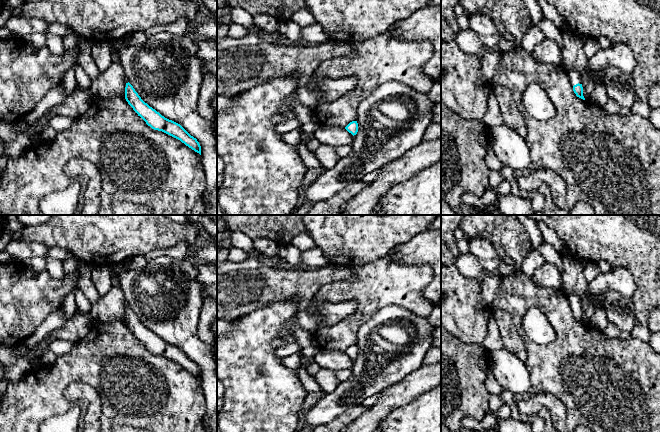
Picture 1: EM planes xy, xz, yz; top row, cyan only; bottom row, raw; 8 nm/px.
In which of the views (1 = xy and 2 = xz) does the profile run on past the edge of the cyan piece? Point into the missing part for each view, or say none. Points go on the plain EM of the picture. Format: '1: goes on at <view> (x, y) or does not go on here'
1: does not go on here
2: does not go on here

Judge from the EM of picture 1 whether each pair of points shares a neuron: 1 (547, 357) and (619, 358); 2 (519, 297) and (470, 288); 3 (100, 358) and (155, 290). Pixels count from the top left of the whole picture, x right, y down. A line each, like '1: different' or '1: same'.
1: same
2: different
3: different

